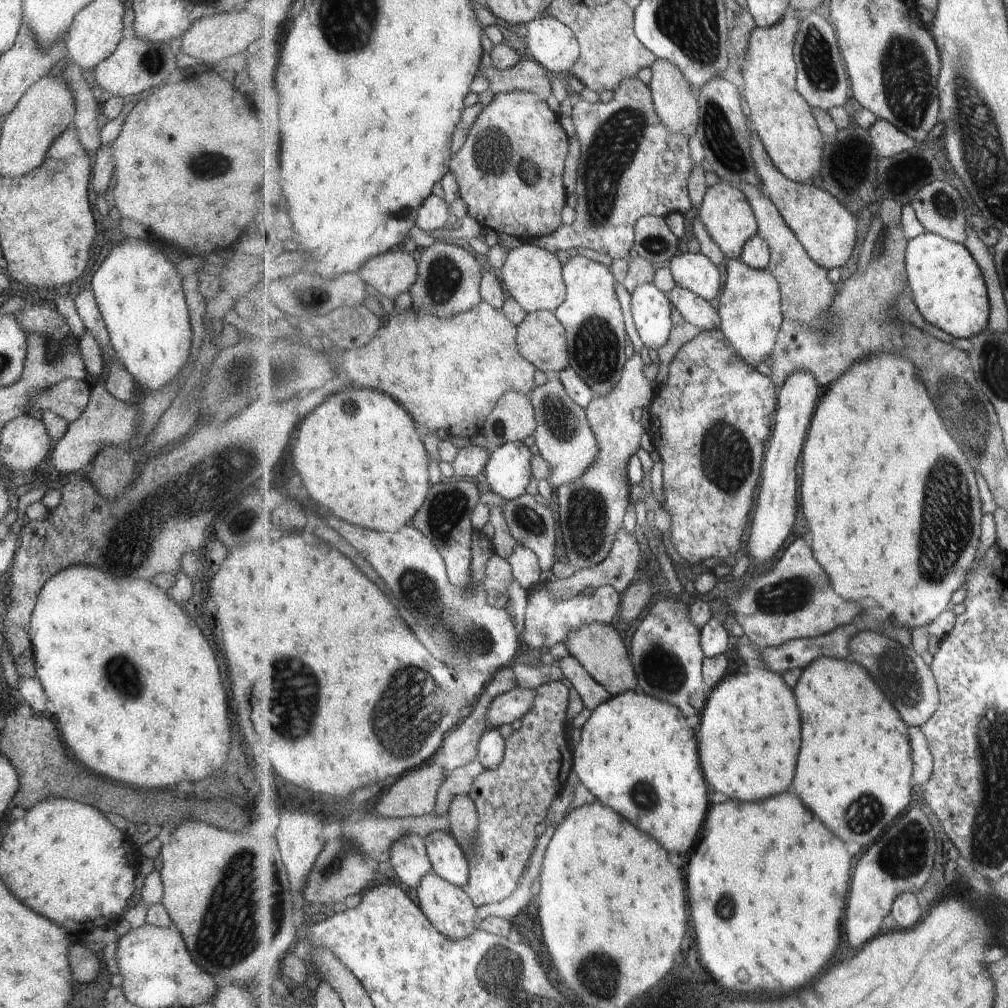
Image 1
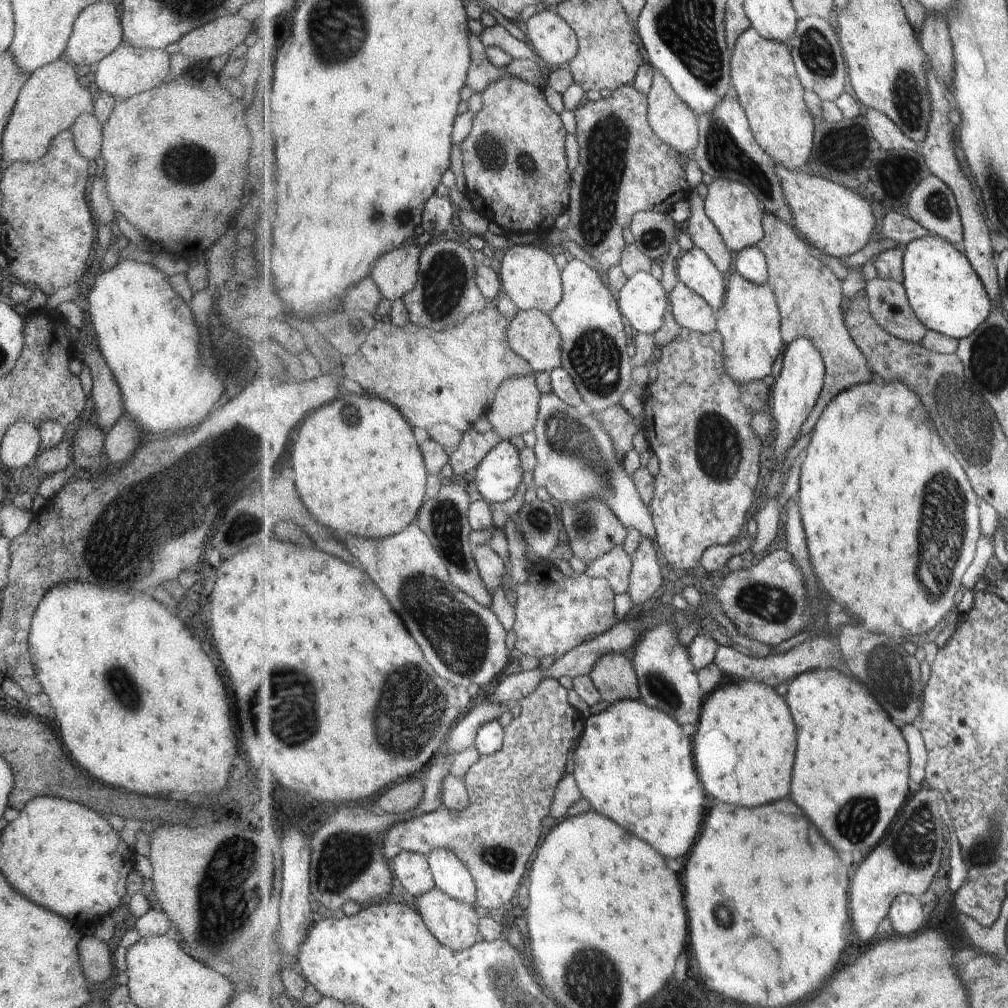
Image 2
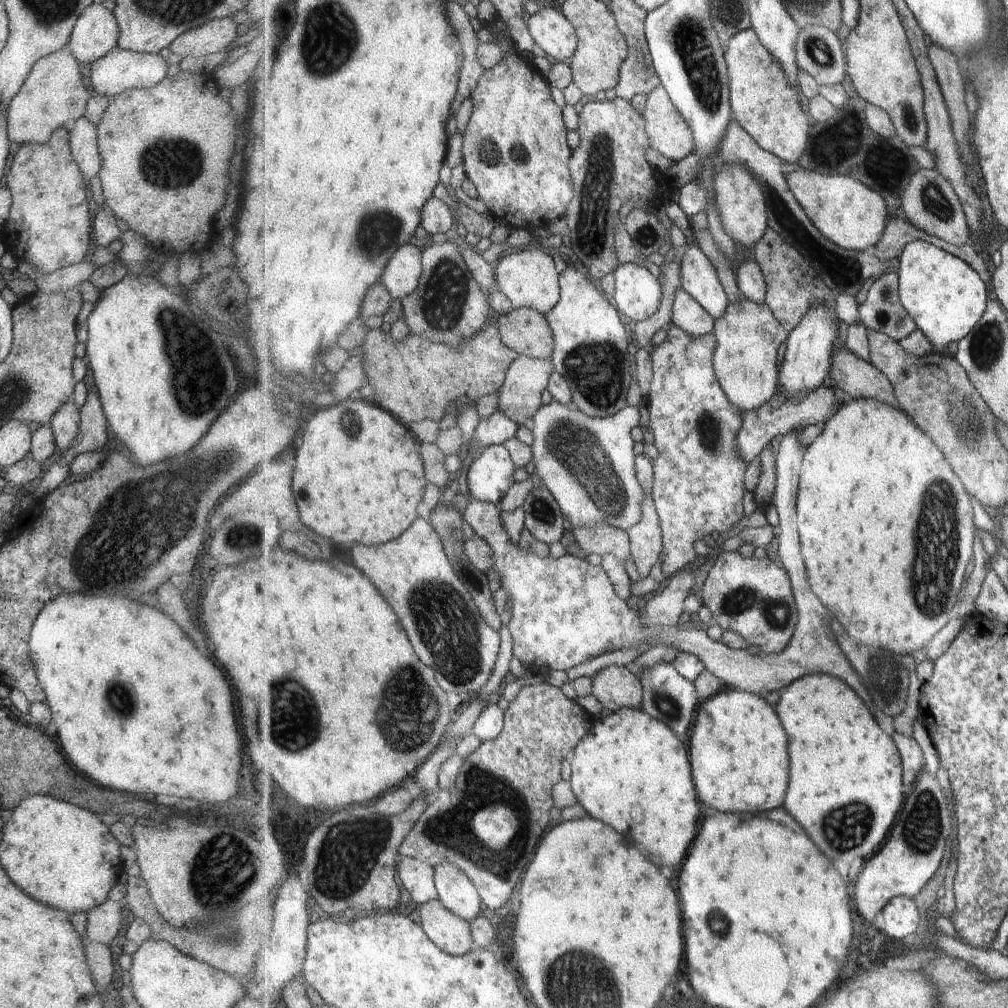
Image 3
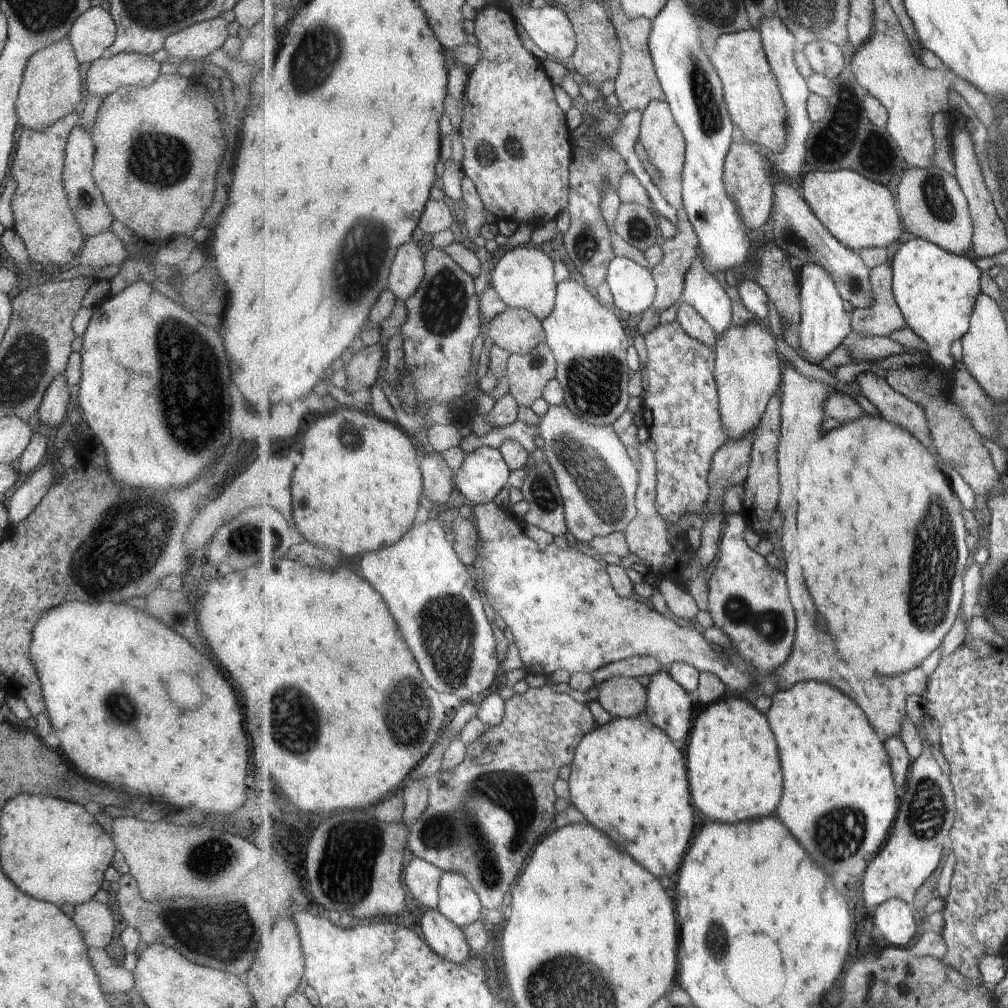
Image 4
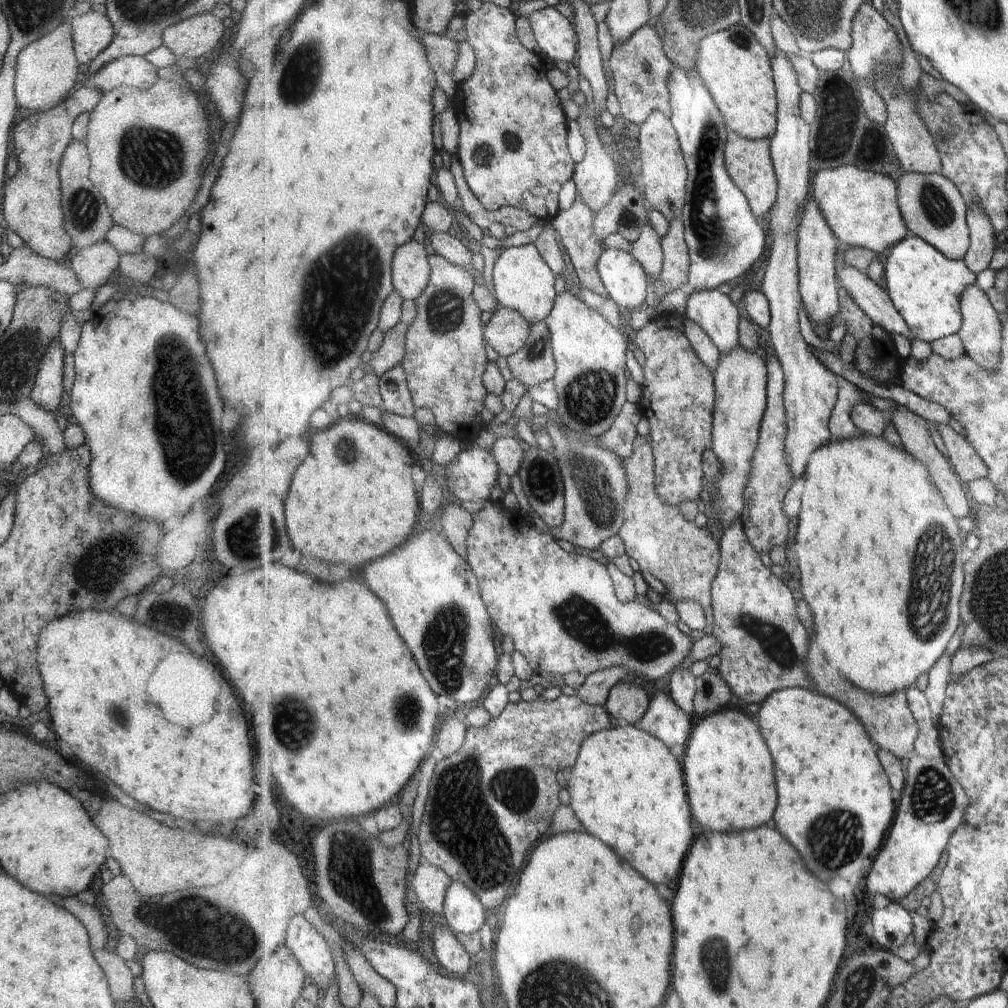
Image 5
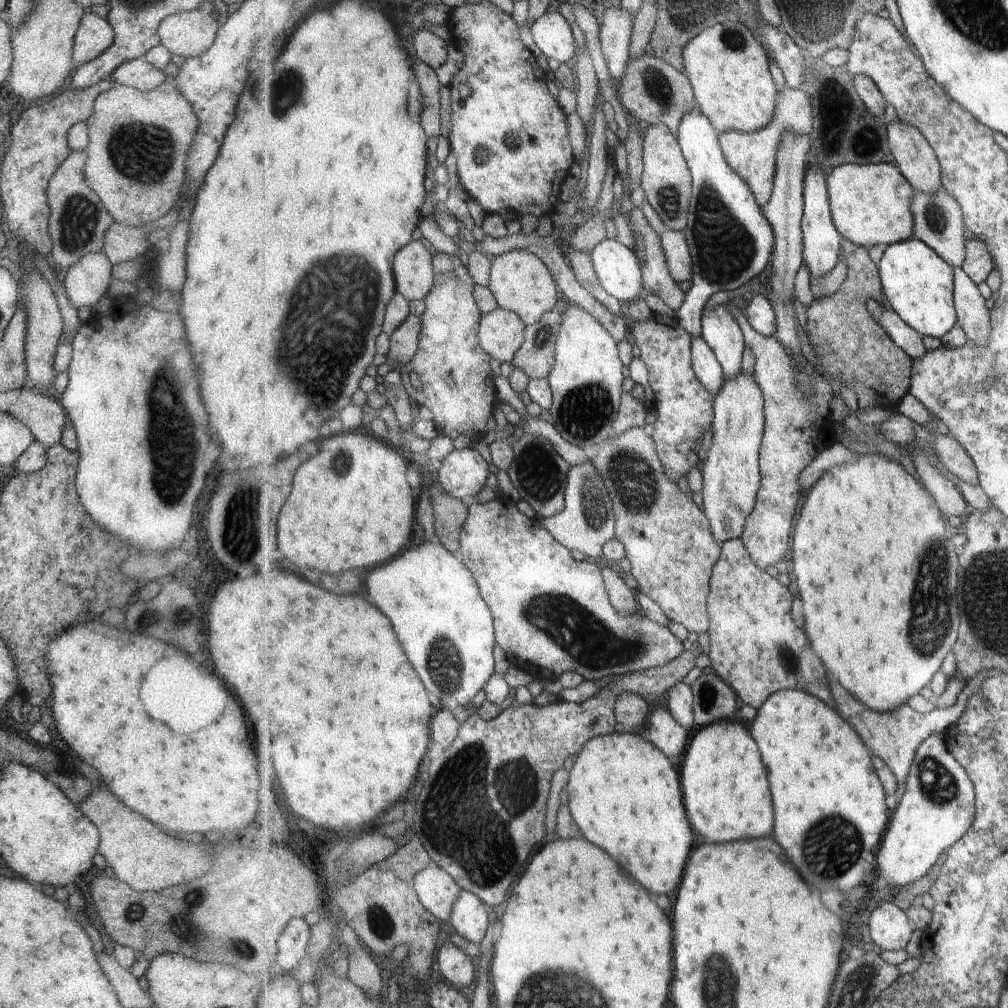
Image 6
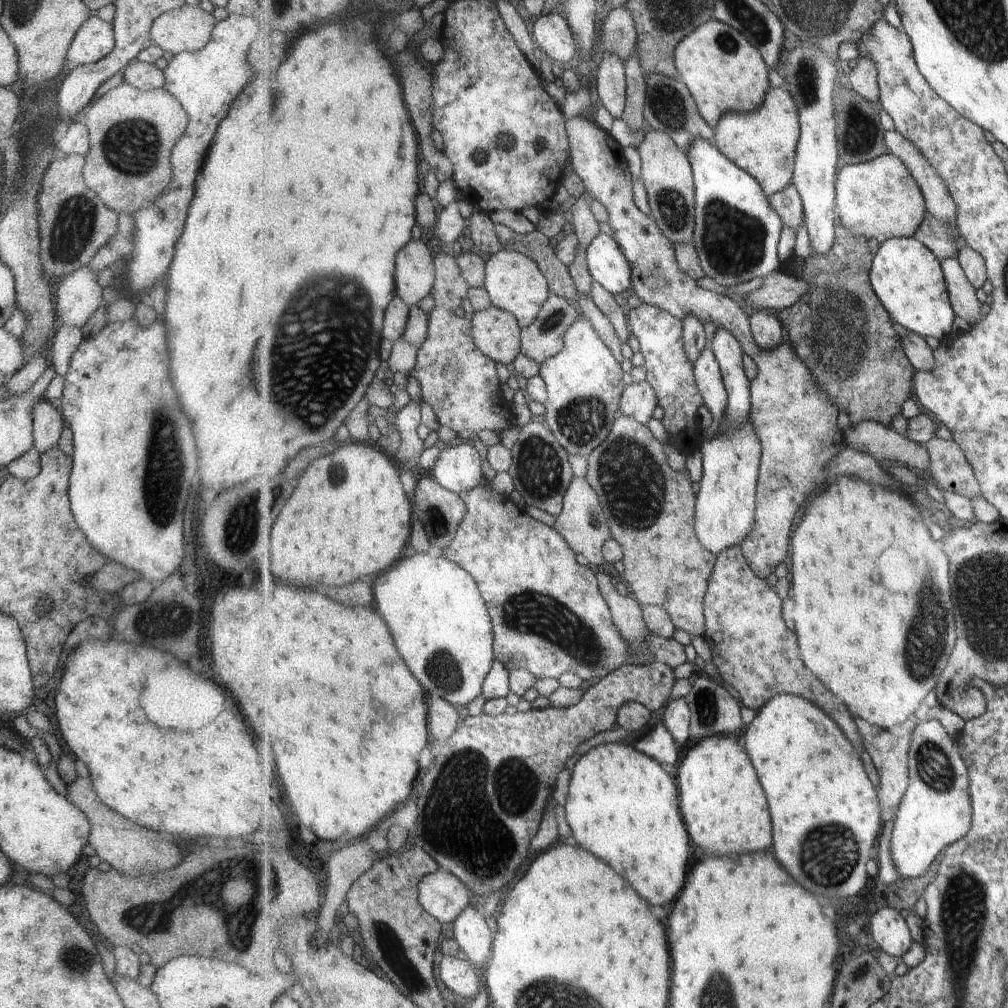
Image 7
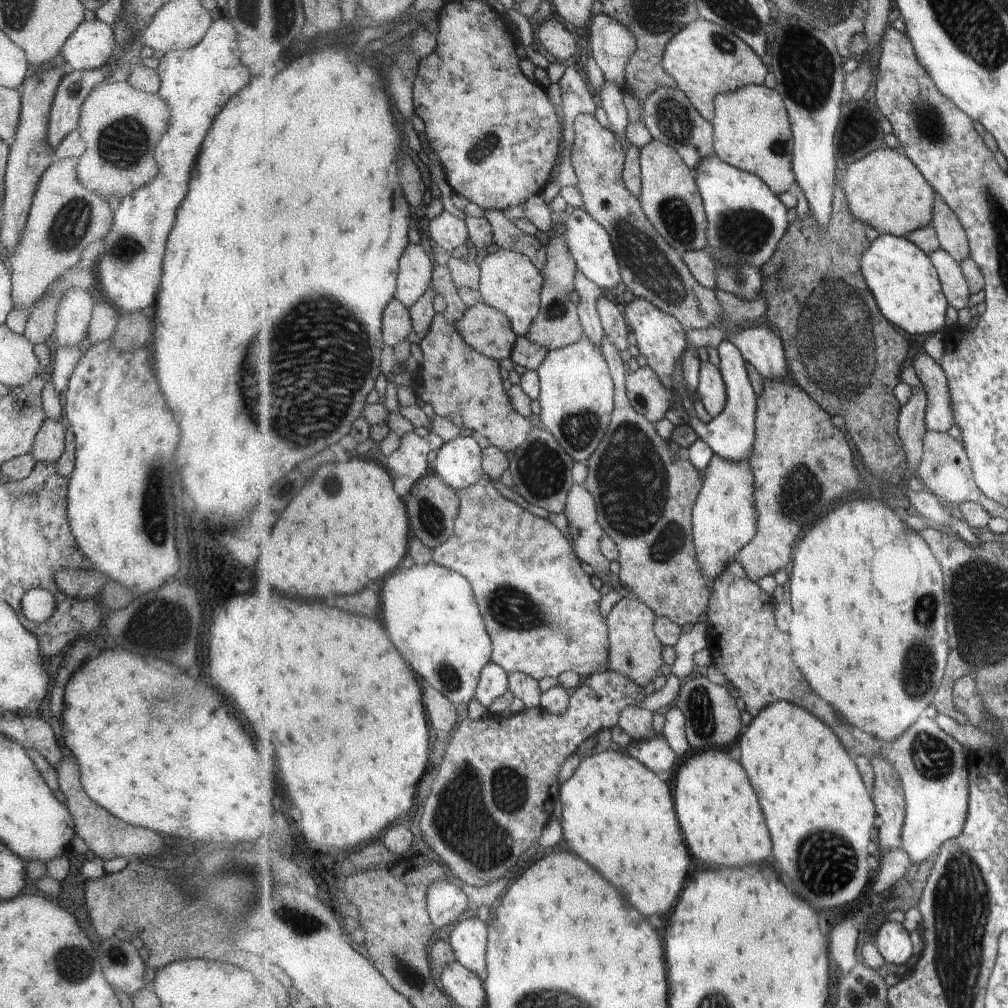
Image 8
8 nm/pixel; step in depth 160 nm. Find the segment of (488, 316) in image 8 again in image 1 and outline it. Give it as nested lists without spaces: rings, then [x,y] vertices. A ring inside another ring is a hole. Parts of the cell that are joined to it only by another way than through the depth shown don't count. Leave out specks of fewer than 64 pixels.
[[[553,311],[528,313],[518,325],[518,349],[547,375],[555,375],[569,368],[567,331]]]

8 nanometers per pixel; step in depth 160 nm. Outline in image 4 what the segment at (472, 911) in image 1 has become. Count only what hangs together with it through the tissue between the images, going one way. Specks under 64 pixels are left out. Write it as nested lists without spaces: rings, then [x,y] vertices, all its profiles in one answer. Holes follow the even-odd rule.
[[[439,908],[429,909],[421,918],[424,939],[439,956],[457,964],[466,963],[473,956],[463,929]]]

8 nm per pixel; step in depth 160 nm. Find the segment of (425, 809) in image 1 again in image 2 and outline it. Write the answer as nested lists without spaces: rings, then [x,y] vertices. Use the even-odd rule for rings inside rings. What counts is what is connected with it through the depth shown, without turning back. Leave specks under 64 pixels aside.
[[[410,779],[389,786],[378,798],[377,803],[385,813],[407,814],[423,802],[423,797],[423,785]]]

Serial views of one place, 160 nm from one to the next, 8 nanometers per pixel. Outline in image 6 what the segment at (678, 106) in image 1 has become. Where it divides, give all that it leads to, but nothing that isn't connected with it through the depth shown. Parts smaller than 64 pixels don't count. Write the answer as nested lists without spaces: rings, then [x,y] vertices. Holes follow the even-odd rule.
[[[655,124],[648,126],[643,141],[644,172],[641,188],[644,195],[651,206],[655,208],[655,212],[659,214],[659,218],[665,222],[668,230],[685,232],[689,226],[694,181],[679,140],[665,124]]]

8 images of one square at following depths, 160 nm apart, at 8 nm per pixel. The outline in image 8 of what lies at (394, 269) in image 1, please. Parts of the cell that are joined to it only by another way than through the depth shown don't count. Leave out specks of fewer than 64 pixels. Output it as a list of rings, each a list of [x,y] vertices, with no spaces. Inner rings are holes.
[[[409,244],[400,259],[395,299],[407,310],[415,307],[434,281],[434,266],[421,244]]]

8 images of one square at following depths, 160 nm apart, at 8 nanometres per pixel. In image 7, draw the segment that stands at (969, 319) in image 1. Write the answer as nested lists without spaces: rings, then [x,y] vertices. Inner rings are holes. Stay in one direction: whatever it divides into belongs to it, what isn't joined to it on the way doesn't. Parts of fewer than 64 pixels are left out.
[[[913,237],[887,239],[874,255],[870,279],[892,318],[921,336],[943,340],[951,334],[955,311],[941,261],[927,245]]]

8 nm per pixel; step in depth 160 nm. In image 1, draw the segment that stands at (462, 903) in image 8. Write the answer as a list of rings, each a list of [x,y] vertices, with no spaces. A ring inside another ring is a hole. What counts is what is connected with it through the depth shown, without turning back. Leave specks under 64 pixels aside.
[[[411,833],[396,840],[390,850],[391,866],[398,878],[411,888],[417,888],[421,879],[434,870],[426,847],[426,839]]]

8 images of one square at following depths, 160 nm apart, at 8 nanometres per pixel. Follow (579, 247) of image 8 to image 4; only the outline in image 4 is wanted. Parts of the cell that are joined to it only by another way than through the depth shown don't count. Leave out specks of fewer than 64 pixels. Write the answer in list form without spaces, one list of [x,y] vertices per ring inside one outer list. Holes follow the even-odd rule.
[[[616,256],[608,266],[606,281],[612,290],[615,307],[626,317],[637,319],[654,306],[658,284],[648,267]]]

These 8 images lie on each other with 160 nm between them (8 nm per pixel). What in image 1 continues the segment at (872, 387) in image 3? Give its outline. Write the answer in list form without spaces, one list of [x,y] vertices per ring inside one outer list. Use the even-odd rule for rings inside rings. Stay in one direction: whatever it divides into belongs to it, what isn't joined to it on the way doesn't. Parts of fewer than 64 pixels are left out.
[[[739,183],[737,188],[742,190],[754,209],[759,225],[759,234],[769,243],[769,270],[779,281],[782,290],[782,309],[785,317],[793,317],[814,325],[820,312],[827,312],[833,302],[834,294],[839,284],[829,282],[829,272],[821,268],[801,244],[798,236],[789,228],[782,213],[773,201],[759,187],[749,183]]]

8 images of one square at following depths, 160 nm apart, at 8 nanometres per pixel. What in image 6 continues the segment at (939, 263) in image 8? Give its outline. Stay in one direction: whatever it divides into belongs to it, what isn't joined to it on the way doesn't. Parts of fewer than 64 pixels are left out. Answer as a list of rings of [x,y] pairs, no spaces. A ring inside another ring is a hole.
[[[954,267],[954,302],[958,312],[958,324],[965,330],[968,342],[977,346],[991,343],[991,312],[987,300],[981,296],[979,286],[962,267]]]

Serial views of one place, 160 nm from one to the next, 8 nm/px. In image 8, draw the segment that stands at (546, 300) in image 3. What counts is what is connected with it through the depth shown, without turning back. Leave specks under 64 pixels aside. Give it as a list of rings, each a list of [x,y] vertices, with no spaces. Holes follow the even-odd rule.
[[[499,249],[488,254],[480,263],[480,288],[484,303],[507,314],[518,337],[529,333],[531,324],[542,308],[544,276],[533,262],[523,254]]]

